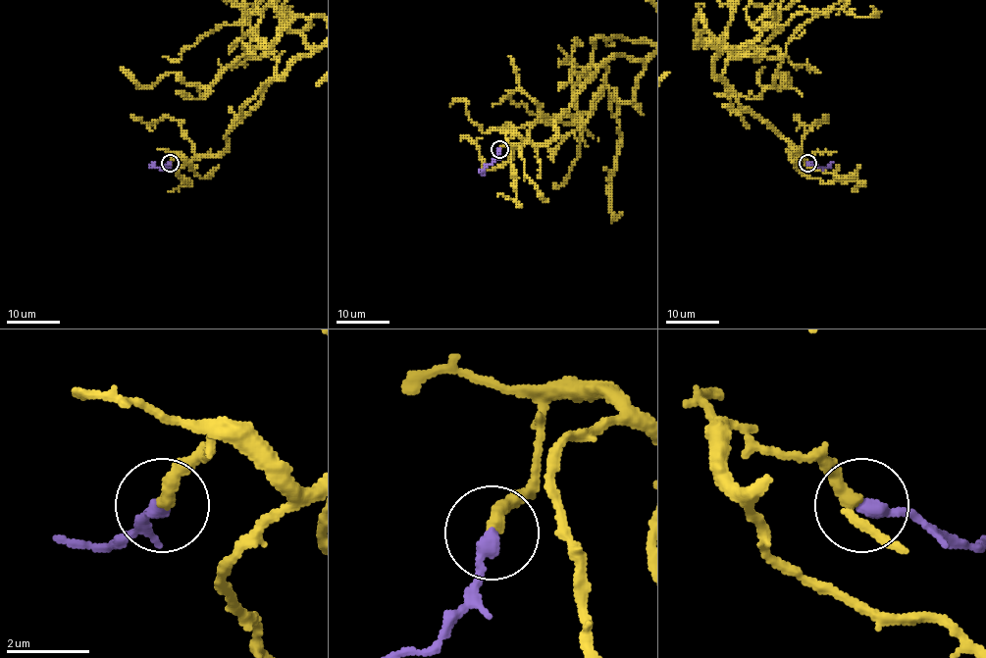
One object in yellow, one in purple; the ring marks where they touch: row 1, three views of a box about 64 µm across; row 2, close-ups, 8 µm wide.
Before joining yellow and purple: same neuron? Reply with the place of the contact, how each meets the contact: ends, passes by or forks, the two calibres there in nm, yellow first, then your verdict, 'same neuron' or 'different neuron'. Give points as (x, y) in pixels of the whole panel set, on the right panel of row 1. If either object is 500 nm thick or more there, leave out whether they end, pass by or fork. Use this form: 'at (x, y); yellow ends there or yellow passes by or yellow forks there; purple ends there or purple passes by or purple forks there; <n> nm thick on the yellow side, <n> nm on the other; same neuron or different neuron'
at (807, 163); yellow ends there; purple ends there; 360 nm thick on the yellow side, 360 nm on the other; same neuron

